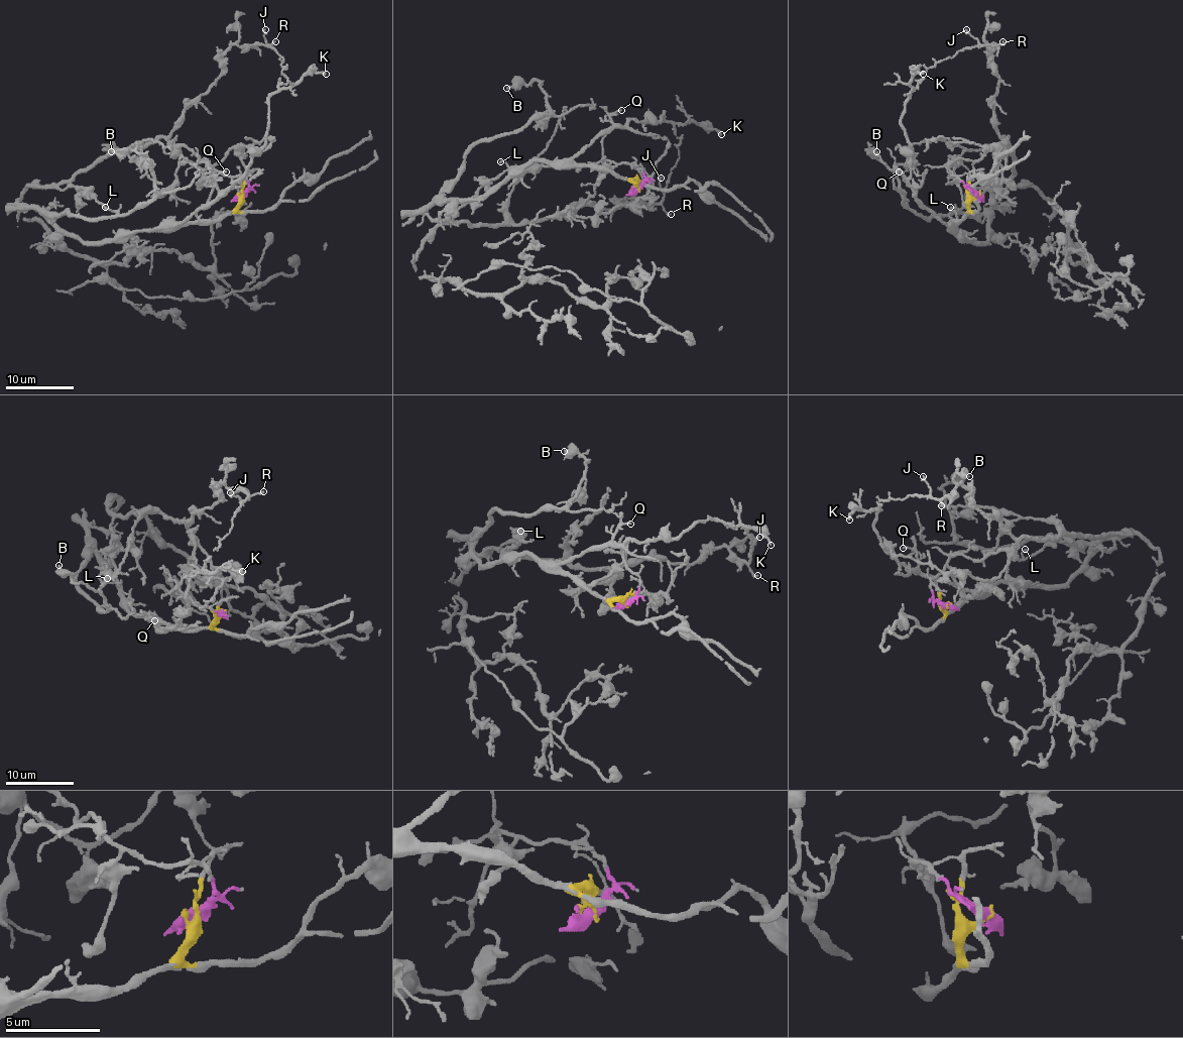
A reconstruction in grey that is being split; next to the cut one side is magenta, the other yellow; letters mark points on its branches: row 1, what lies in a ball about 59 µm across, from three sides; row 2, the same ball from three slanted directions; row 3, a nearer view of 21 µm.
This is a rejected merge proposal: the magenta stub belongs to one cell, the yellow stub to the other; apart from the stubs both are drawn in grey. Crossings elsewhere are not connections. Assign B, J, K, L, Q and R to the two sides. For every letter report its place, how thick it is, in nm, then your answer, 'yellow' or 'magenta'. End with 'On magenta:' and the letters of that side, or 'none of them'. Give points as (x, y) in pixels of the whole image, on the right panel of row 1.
B: at (876, 151); 160 nm thick; yellow
J: at (966, 29); 180 nm thick; magenta
K: at (923, 74); 240 nm thick; yellow
L: at (950, 207); 140 nm thick; magenta
Q: at (899, 171); 140 nm thick; yellow
R: at (1002, 41); 140 nm thick; magenta
On magenta: J, L, R

